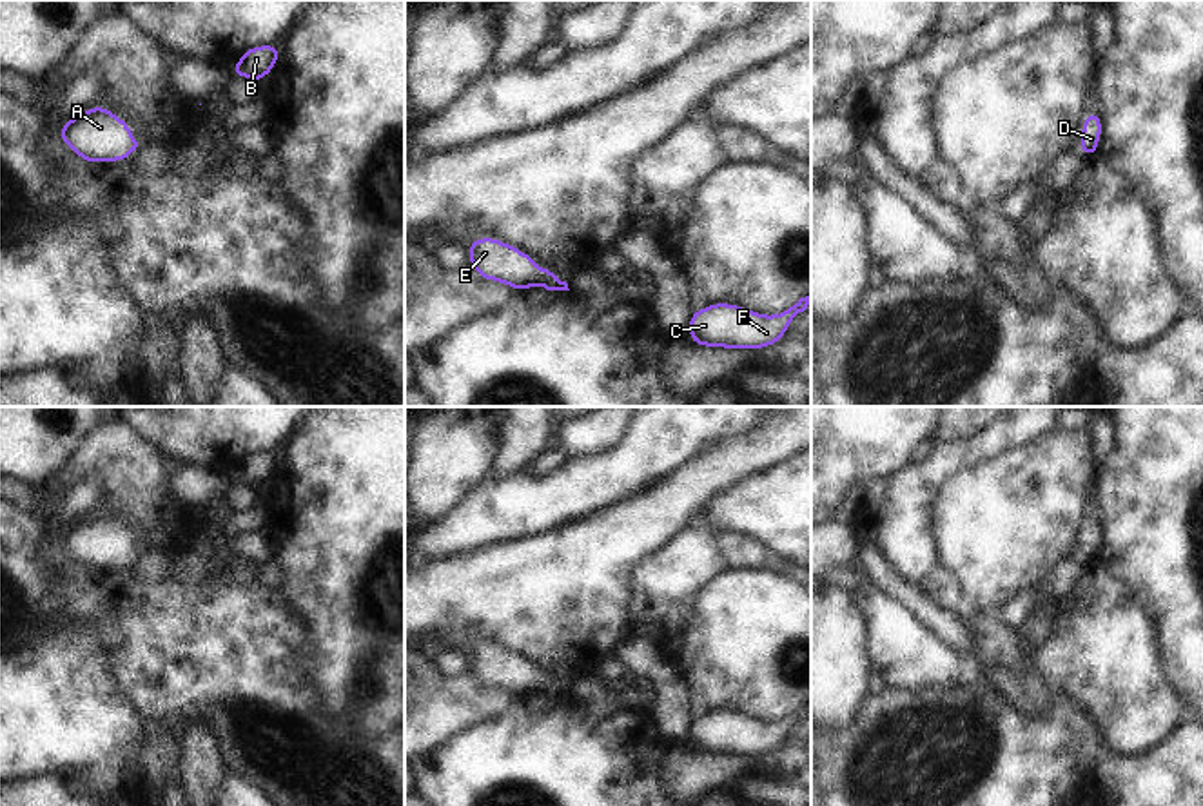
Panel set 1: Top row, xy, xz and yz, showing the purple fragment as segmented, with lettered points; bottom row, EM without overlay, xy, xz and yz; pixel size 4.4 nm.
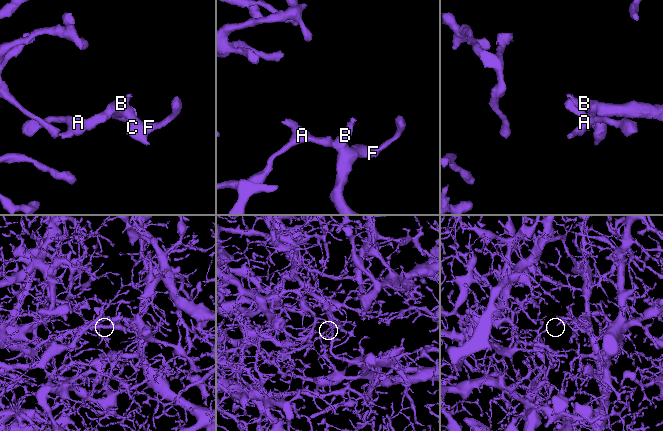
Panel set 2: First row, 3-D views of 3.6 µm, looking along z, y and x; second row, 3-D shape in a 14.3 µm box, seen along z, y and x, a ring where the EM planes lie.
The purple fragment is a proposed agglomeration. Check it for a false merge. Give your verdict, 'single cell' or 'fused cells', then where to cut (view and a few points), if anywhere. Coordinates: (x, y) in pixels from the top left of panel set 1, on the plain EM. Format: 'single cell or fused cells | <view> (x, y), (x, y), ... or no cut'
single cell | no cut

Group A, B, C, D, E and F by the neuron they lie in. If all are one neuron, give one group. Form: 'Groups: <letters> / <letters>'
Groups: A B C D E F.

